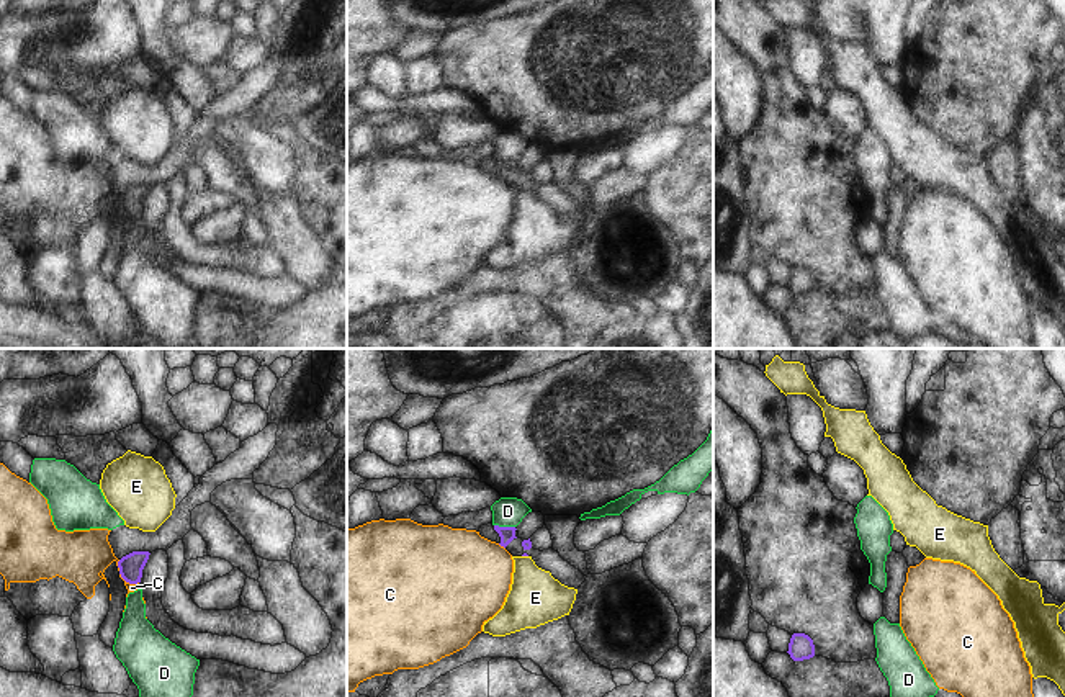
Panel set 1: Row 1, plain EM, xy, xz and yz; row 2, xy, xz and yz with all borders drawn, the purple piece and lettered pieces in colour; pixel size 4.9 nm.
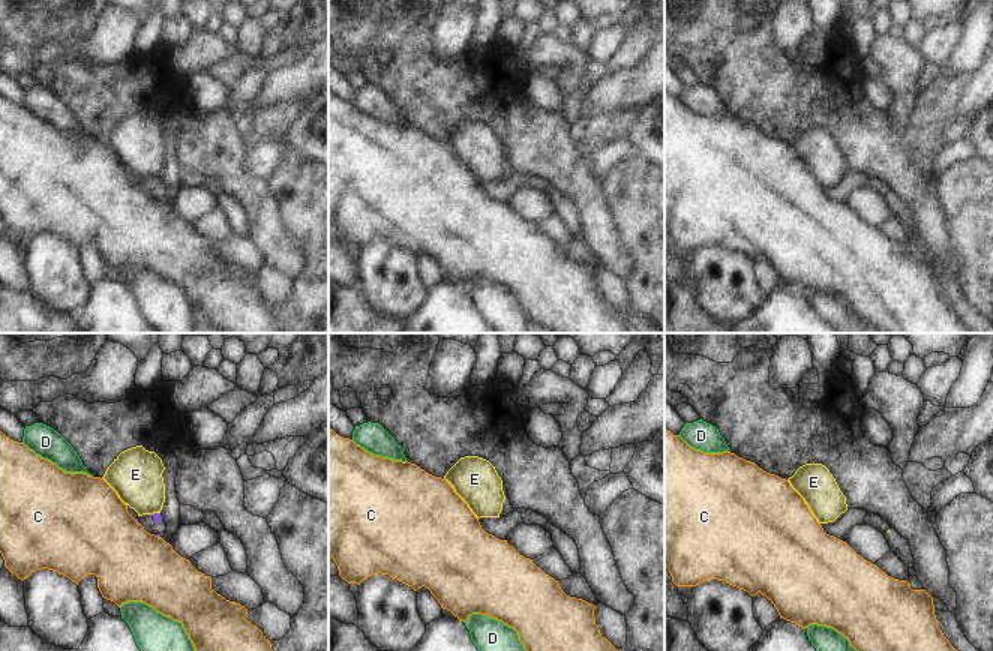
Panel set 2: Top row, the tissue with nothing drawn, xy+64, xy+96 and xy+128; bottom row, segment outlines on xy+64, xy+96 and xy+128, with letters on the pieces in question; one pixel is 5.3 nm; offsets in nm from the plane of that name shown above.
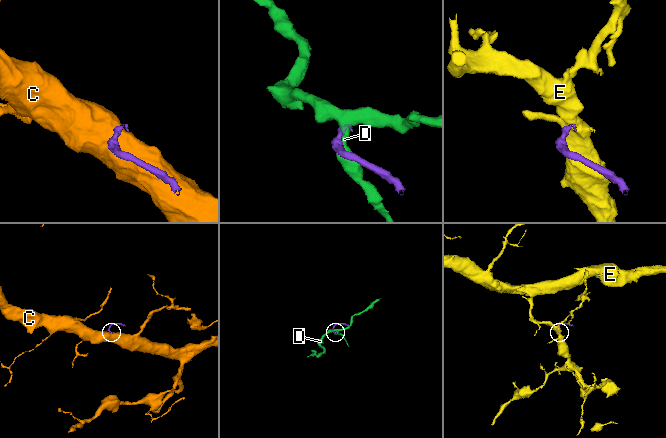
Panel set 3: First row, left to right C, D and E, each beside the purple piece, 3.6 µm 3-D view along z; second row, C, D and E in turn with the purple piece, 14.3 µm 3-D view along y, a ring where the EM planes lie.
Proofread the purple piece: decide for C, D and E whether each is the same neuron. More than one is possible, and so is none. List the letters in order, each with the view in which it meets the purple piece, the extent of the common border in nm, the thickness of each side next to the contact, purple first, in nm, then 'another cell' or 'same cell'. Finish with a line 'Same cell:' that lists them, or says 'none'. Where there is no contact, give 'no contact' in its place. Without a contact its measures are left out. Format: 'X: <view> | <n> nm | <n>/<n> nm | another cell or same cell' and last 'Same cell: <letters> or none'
C: xy | 60 nm | 120/260 nm | another cell
D: xz | 110 nm | 80/140 nm | another cell
E: xz | 30 nm | 20/260 nm | another cell
Same cell: none

